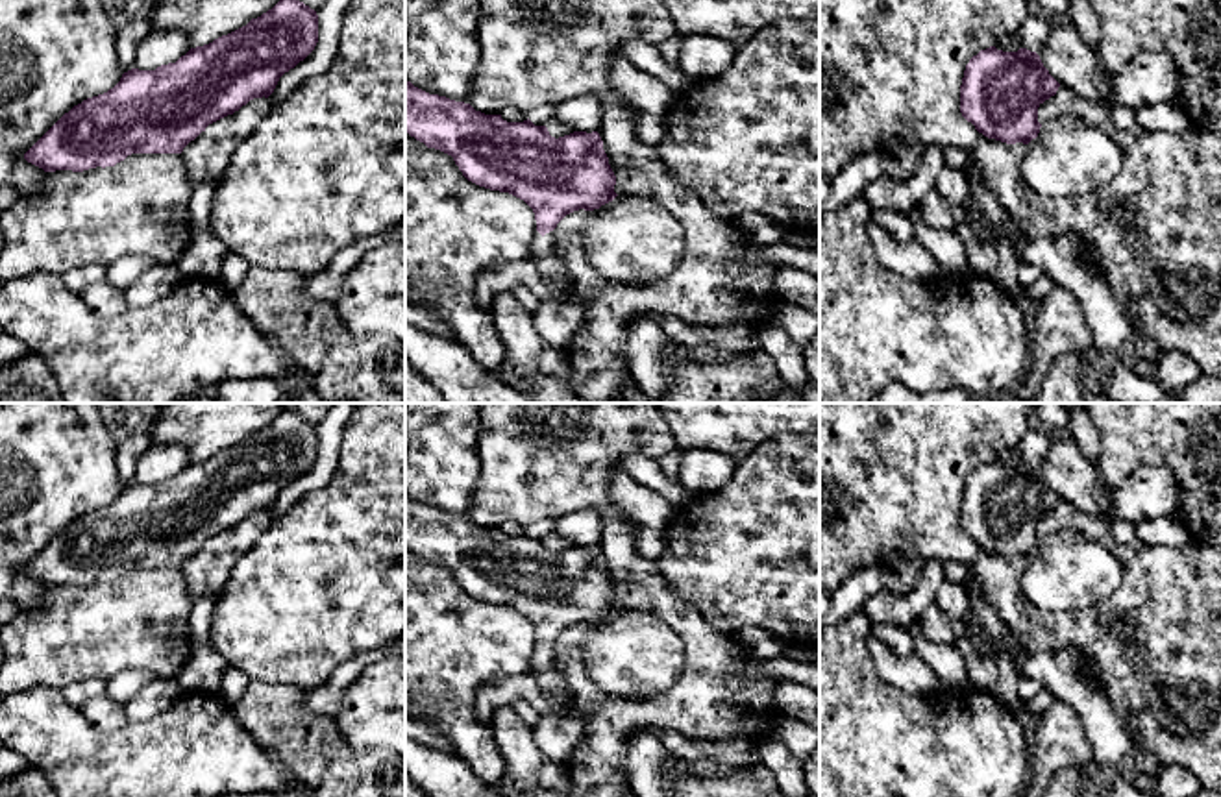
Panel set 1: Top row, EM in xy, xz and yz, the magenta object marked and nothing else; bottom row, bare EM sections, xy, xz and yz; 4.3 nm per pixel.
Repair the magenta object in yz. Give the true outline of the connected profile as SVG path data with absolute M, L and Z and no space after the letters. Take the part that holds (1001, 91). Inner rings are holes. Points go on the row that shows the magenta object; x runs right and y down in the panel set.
M990 46L966 65L960 113L988 139L1029 144L1042 128L1038 107L1058 87L1036 52L1003 52Z

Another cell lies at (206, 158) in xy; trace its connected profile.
M253 98L233 115L209 124L191 141L179 153L191 183L194 187L218 185L237 146L255 133L270 109L268 98Z

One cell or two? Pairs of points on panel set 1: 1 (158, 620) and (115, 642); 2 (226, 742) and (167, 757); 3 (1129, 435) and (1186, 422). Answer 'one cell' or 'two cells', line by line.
1: one cell
2: one cell
3: one cell

